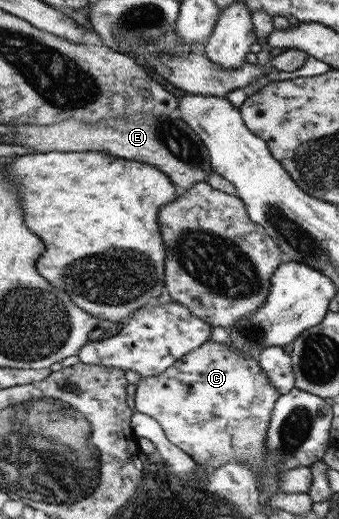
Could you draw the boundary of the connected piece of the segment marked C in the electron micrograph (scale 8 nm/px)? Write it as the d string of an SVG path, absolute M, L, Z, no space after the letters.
M211 339L175 361L166 372L152 377L142 377L132 390L136 411L155 419L162 426L166 437L190 455L196 463L212 469L239 461L256 470L257 485L260 484L258 474L263 471L265 440L273 408L281 393L271 382L267 371L251 355L243 354L232 346Z

